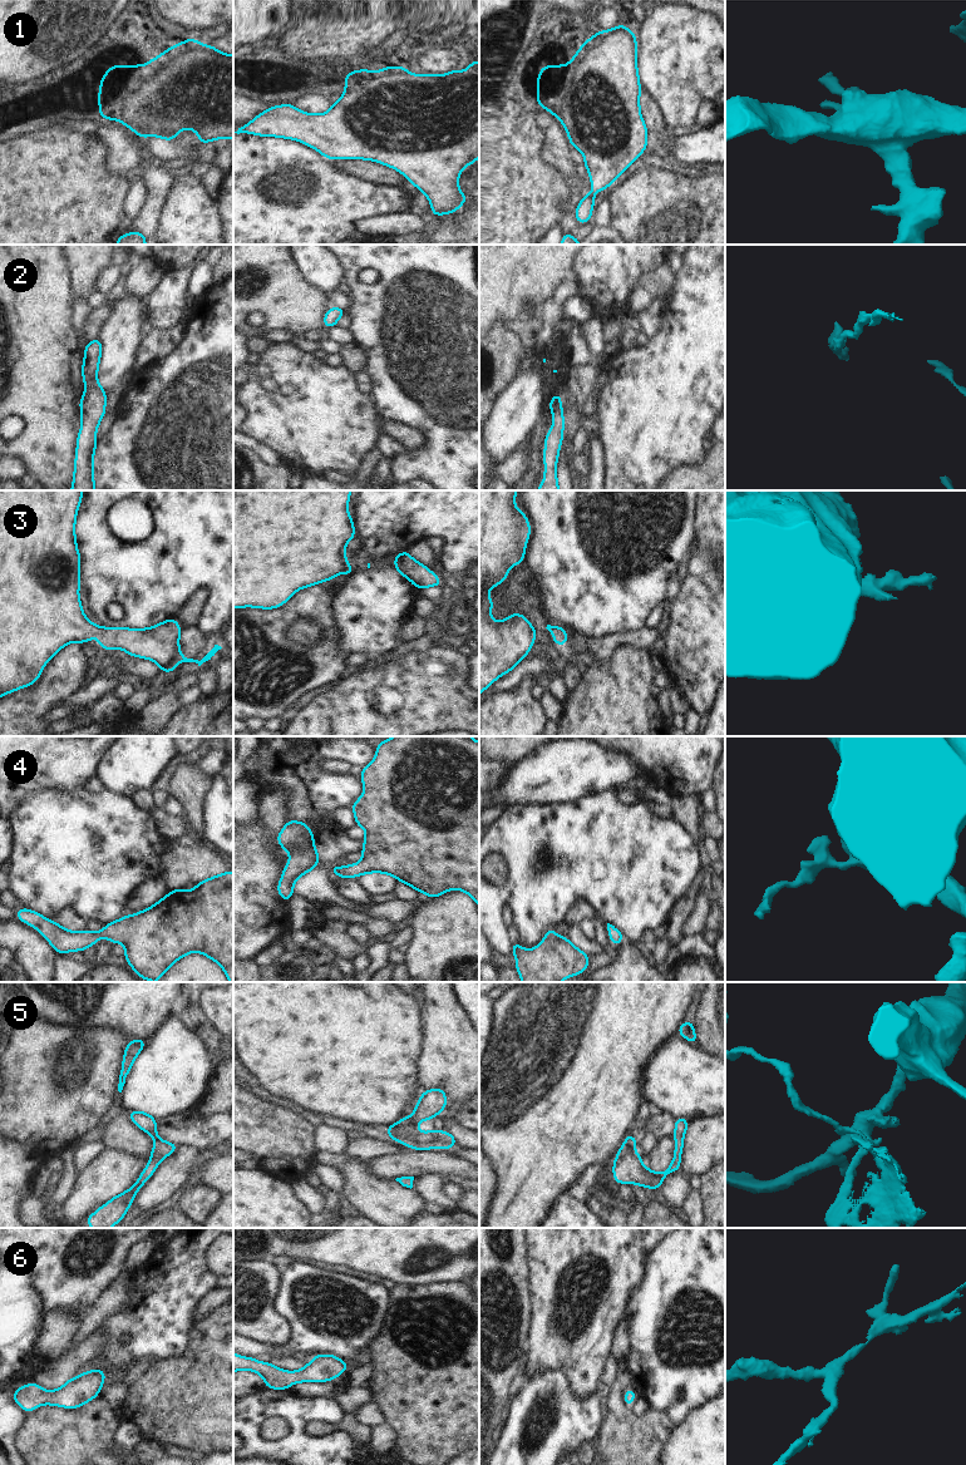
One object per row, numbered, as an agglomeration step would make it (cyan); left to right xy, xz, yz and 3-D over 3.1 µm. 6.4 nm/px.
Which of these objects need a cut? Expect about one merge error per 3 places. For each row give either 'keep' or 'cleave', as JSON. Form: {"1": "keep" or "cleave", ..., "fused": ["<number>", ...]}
{"1": "keep", "2": "keep", "3": "keep", "4": "keep", "5": "keep", "6": "keep", "fused": []}

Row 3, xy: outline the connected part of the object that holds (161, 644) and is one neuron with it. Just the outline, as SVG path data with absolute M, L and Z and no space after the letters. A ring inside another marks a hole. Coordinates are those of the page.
M0 490L0 697L36 682L45 664L70 642L89 642L97 633L98 646L123 648L129 656L154 661L169 674L181 662L201 666L222 647L215 647L201 660L179 653L181 625L168 618L149 628L107 628L92 623L82 610L79 598L80 554L75 541L75 518L83 490Z

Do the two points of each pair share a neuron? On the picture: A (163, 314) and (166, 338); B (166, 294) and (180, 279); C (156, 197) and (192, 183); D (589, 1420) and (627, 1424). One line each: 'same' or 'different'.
A: different
B: same
C: different
D: different

